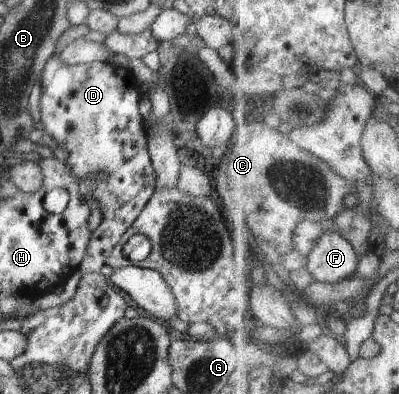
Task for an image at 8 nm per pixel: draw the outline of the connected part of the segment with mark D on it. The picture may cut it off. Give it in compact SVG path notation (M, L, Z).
M57 53L48 59L41 74L42 92L39 107L43 129L56 139L58 146L62 146L68 152L65 163L72 169L78 180L83 179L88 173L97 180L93 194L100 203L102 222L91 232L91 239L87 244L84 258L79 264L79 270L82 274L100 273L100 268L104 266L114 246L120 242L122 234L138 218L140 211L155 193L155 172L147 149L144 117L139 109L142 95L140 83L128 68L114 63L68 65L63 63Z

